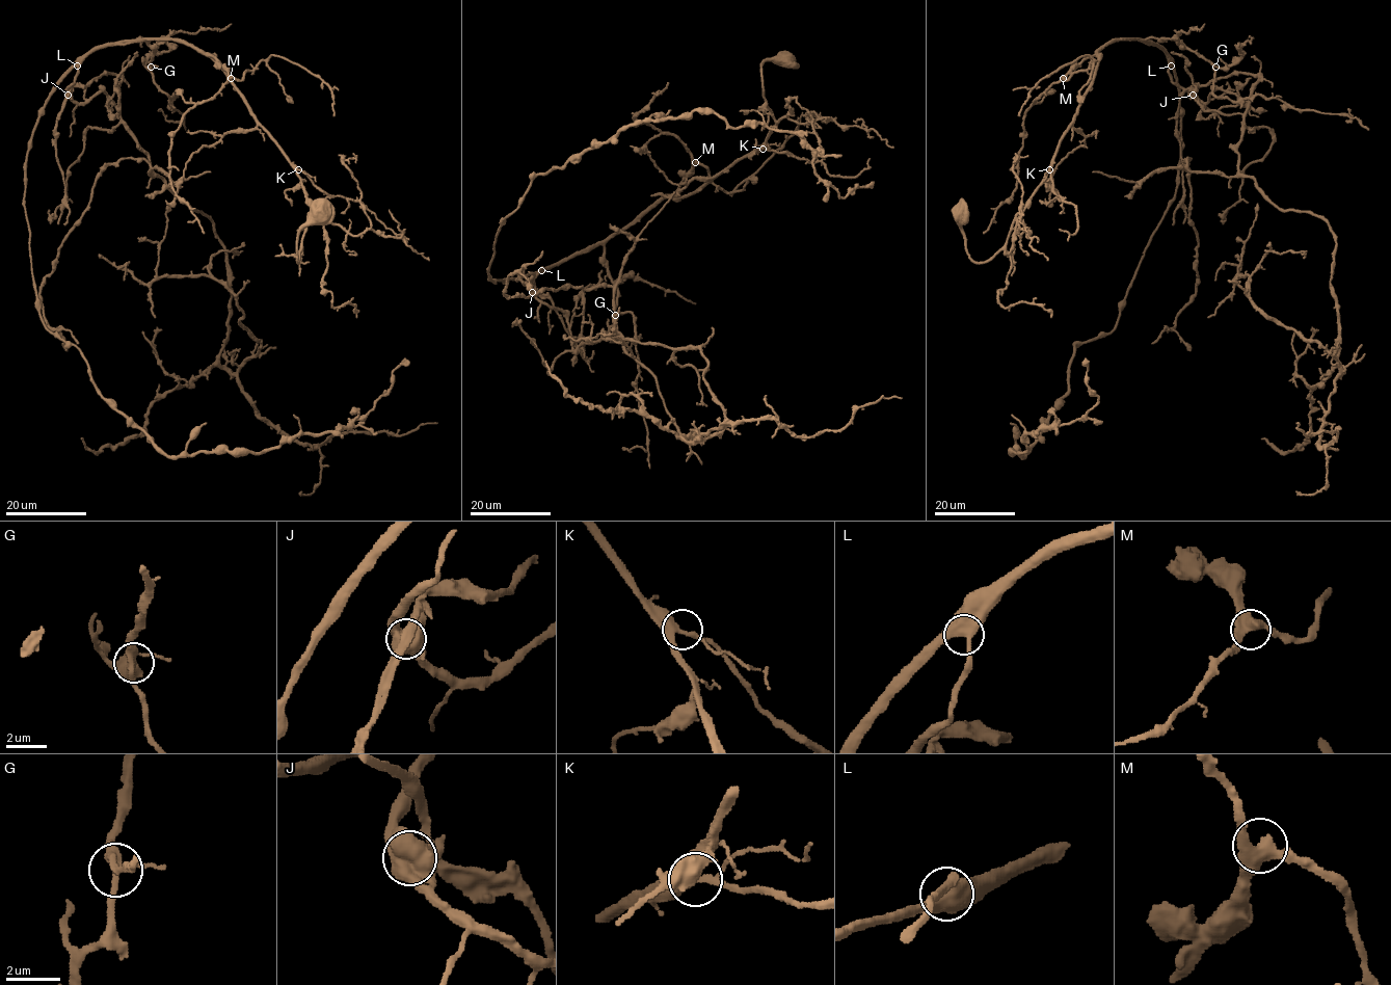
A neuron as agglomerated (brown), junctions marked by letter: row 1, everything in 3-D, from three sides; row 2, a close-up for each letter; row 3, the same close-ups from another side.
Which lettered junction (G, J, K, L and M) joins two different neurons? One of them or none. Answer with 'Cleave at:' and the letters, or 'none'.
Cleave at: J

